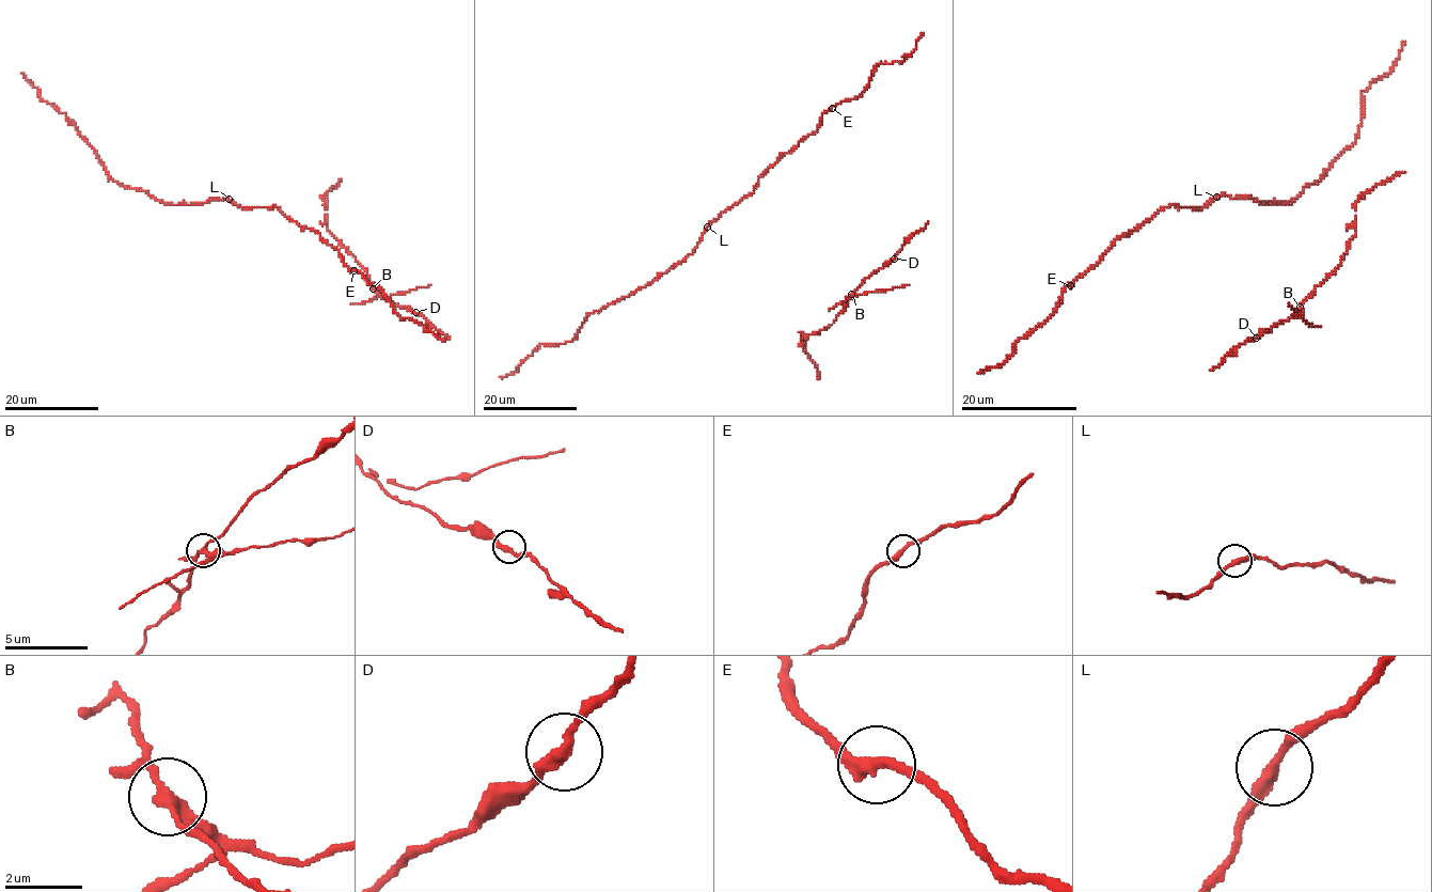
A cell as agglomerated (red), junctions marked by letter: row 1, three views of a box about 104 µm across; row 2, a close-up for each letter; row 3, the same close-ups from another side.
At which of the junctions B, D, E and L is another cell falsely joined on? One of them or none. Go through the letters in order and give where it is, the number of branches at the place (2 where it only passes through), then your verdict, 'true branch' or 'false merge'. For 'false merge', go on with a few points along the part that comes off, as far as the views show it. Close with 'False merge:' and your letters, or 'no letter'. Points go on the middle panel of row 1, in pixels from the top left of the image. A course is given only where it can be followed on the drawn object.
B: (851, 294) | 3 | false merge | (852, 294), (883, 292), (910, 284)
D: (894, 259) | 2 | true branch
E: (832, 108) | 2 | true branch
L: (707, 227) | 2 | true branch
False merge: B

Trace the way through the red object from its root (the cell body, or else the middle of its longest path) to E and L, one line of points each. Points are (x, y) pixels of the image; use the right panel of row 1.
E: (1234, 198), (1216, 197), (1202, 208), (1179, 208), (1173, 203), (1160, 209), (1135, 230), (1119, 237), (1070, 285)
L: (1234, 198), (1216, 197)

